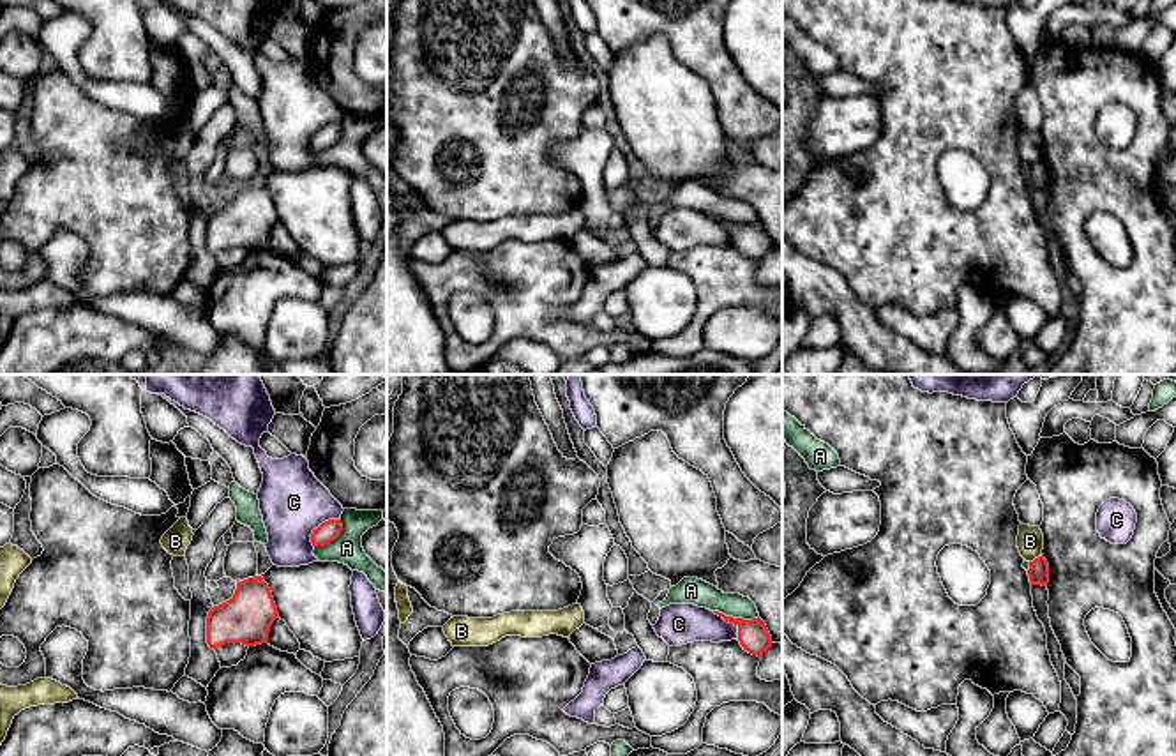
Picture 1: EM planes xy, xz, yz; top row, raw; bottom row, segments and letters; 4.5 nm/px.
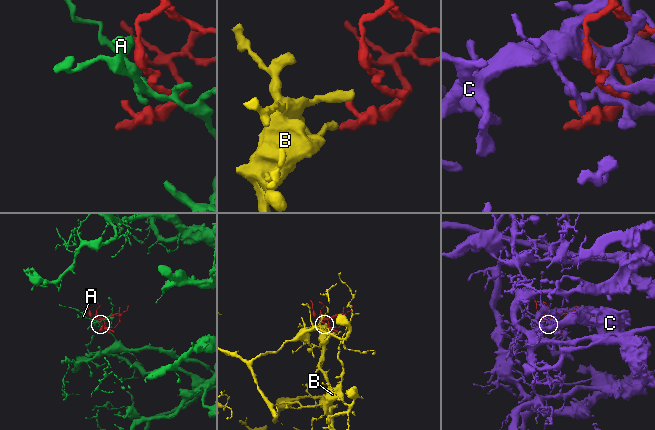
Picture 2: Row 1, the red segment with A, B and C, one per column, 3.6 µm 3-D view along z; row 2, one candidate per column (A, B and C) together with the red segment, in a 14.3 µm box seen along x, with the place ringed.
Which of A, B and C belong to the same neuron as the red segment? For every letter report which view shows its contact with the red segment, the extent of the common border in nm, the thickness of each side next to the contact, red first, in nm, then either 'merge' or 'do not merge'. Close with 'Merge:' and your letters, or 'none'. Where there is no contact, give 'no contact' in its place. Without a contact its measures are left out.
A: meets red in xz; contact 220 nm long; 140 nm thick on the red side, 130 nm on the other; do not merge
B: meets red in yz; contact 70 nm long; 100 nm thick on the red side, 130 nm on the other; do not merge
C: meets red in xy; contact 180 nm long; 90 nm thick on the red side, 300 nm on the other; do not merge
Merge: none

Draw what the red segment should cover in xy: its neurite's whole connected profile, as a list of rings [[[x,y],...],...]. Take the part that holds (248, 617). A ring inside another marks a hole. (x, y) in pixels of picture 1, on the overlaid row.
[[[261,576],[237,583],[233,597],[214,606],[207,616],[207,643],[217,650],[226,643],[256,646],[268,643],[274,620],[279,618],[272,592]]]

